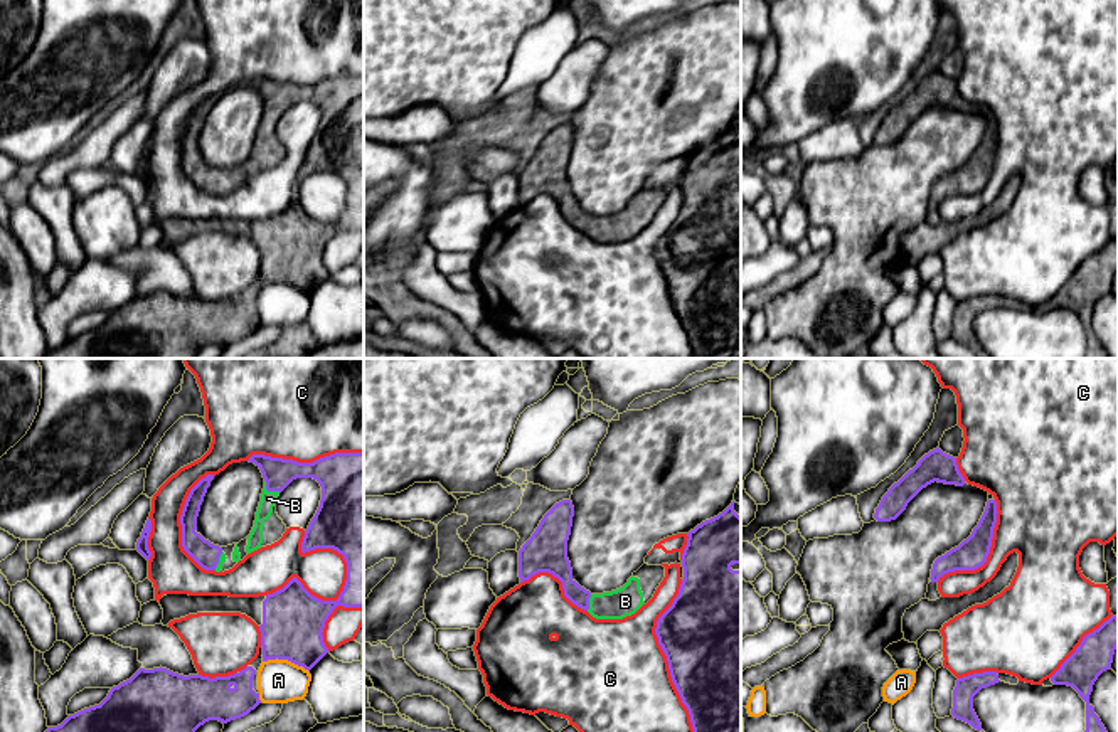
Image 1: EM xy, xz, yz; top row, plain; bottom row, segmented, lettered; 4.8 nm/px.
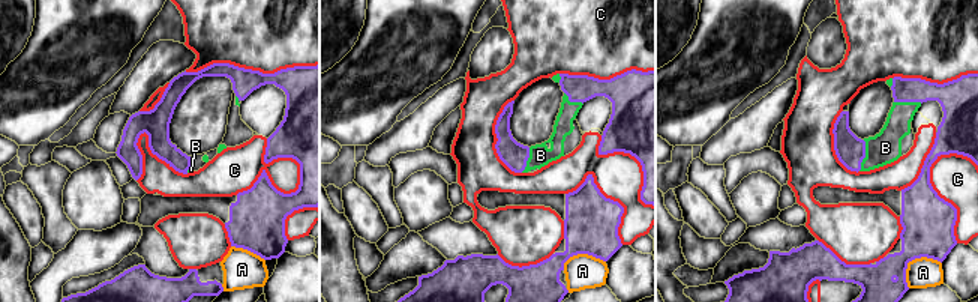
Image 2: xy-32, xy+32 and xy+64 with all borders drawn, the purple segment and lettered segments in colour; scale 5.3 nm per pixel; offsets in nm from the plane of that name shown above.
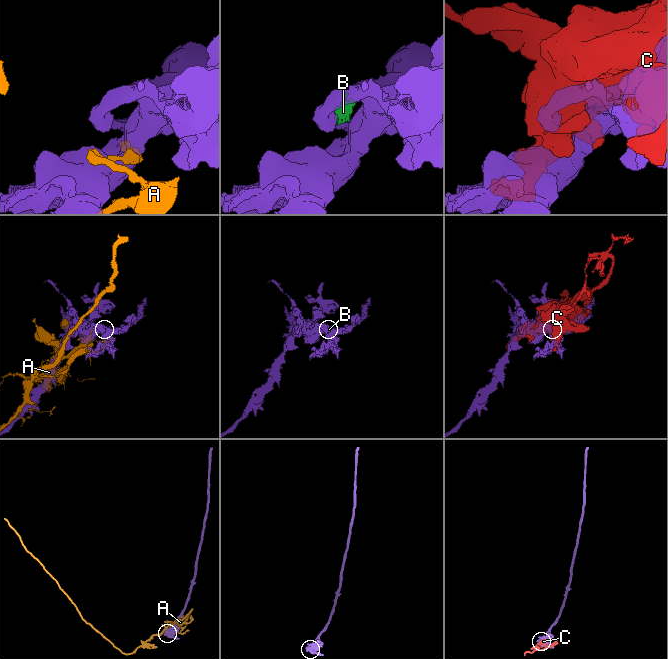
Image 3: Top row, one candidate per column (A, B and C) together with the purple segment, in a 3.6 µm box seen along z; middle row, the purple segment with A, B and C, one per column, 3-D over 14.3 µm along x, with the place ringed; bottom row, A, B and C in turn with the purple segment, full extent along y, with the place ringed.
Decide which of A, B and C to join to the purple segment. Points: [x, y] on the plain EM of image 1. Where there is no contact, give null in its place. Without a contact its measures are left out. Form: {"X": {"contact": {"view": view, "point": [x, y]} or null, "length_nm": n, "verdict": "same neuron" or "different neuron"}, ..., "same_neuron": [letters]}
{"A": {"contact": {"view": "xy", "point": [287, 281]}, "length_nm": 240, "verdict": "different neuron"}, "B": {"contact": {"view": "xy", "point": [270, 113]}, "length_nm": 100, "verdict": "same neuron"}, "C": {"contact": {"view": "xy", "point": [319, 222]}, "length_nm": 420, "verdict": "different neuron"}, "same_neuron": ["B"]}

